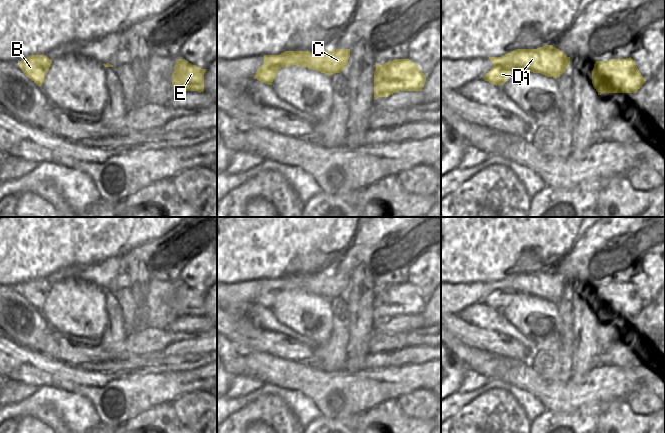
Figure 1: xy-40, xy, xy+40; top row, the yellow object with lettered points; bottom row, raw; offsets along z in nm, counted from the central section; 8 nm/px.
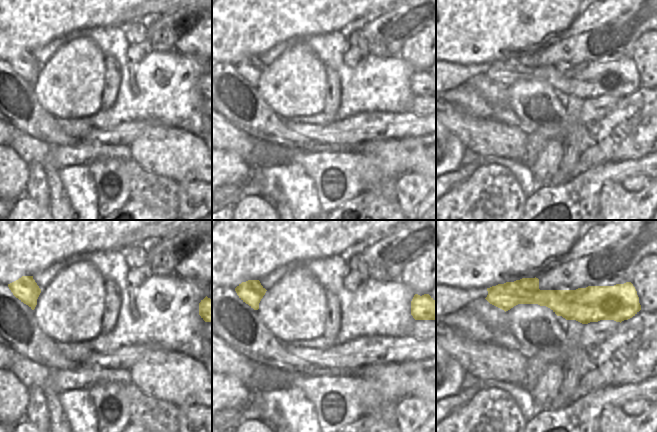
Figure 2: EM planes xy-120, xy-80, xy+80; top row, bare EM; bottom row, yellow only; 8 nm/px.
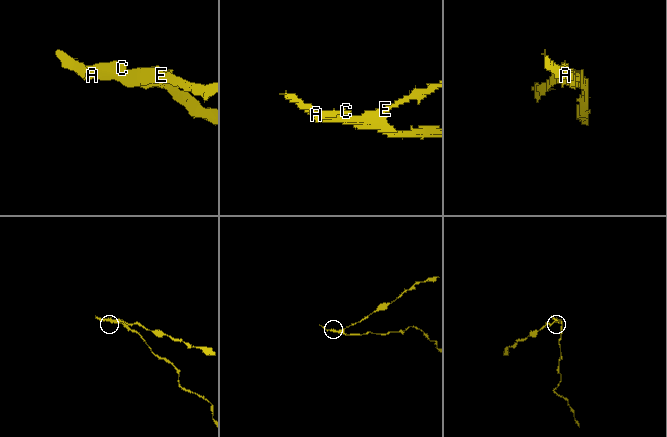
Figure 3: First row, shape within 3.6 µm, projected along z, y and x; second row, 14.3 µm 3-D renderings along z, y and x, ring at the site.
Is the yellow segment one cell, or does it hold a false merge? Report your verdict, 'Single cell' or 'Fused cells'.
Fused cells

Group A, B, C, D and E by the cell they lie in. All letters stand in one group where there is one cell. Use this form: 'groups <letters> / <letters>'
groups A B C D / E

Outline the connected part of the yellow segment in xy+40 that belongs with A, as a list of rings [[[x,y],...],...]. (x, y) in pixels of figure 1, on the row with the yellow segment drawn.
[[[552,45],[537,49],[517,49],[501,57],[489,57],[489,59],[493,67],[483,79],[496,86],[505,83],[512,72],[519,69],[557,79],[570,64],[570,57]]]

